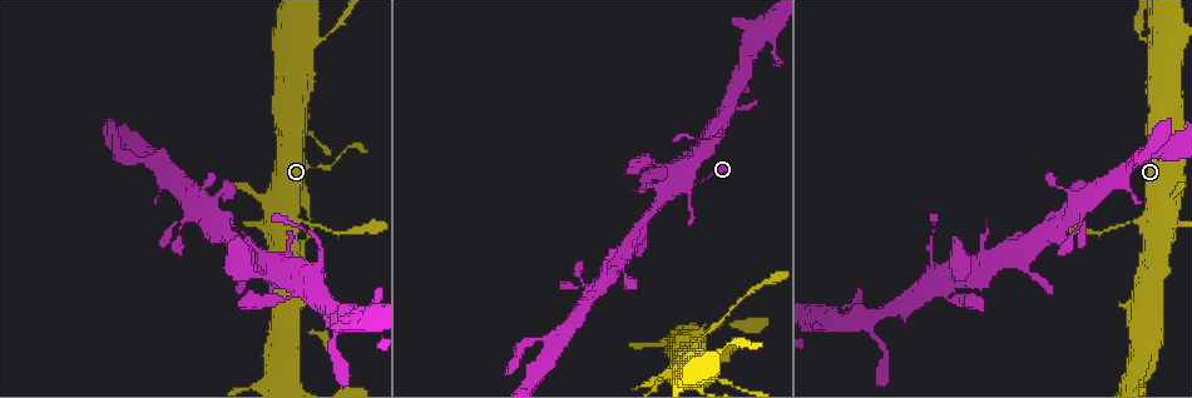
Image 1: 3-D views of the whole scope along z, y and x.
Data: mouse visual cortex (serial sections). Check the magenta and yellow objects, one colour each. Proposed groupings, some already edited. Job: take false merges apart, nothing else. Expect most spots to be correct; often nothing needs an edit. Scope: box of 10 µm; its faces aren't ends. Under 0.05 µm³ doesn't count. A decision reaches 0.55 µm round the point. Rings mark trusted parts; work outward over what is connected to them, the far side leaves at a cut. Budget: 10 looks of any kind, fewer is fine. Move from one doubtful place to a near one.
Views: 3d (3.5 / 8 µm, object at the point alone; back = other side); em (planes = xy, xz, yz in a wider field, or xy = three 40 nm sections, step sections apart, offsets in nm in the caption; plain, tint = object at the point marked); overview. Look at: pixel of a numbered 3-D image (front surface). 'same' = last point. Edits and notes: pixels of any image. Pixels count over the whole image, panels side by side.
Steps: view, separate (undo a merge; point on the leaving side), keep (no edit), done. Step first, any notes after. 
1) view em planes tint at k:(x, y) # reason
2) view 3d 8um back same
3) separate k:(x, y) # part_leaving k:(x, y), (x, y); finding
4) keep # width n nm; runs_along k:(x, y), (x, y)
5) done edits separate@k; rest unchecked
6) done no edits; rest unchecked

view 3d 3.5um at 1:(293, 219) # sharp bend

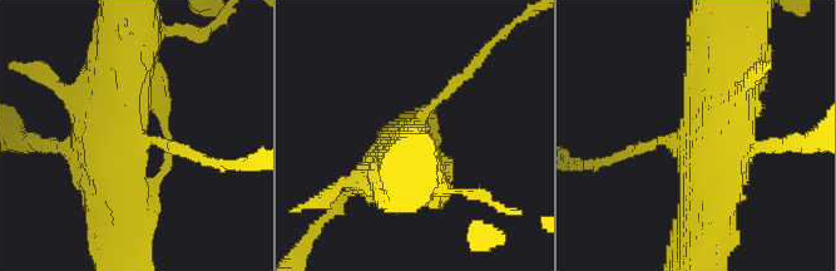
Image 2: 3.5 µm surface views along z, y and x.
view em xy step 5 plain at 2:(690, 141)

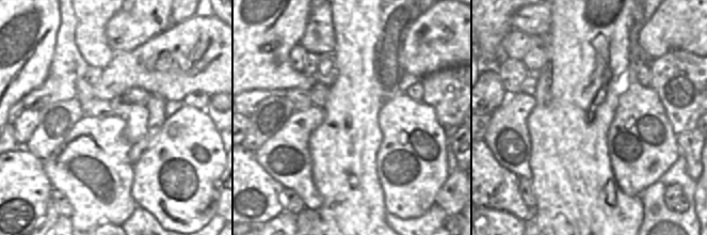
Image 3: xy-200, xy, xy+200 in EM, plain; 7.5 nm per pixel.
view em xy step 5 tint same

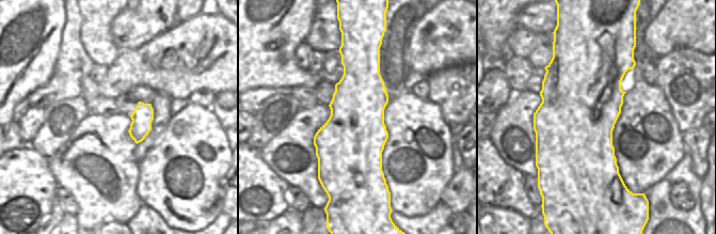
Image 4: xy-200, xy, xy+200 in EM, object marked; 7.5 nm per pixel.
keep # arm_widths 150, 500 nm; runs_along 2:(710, 63), (691, 139), (629, 152); all the same cell

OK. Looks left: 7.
view 3d 3.5um at 1:(976, 270) # side arm on a straight run

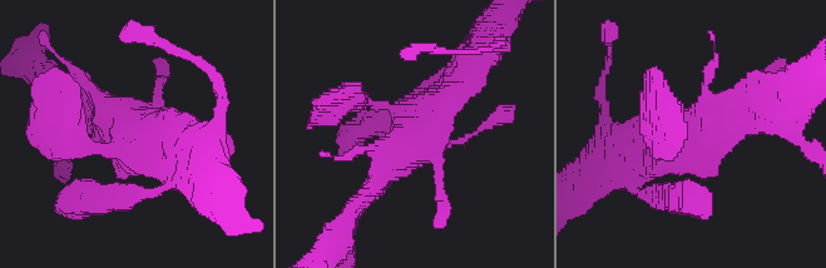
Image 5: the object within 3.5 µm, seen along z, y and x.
view em xy step 1 tint at 5:(426, 139)

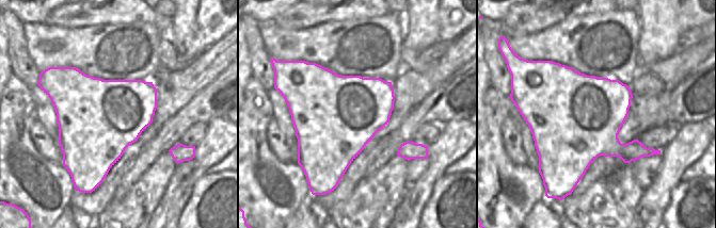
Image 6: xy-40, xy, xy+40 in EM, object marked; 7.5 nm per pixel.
keep # width 650 nm; runs_along 5:(495, 118), (441, 147), (414, 140), (371, 189); all the same cell

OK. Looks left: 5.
view 3d 3.5um at 1:(1081, 201) # narrows sharply

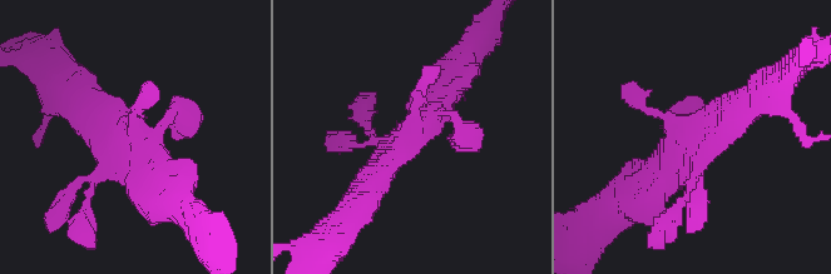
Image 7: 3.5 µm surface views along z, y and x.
view em xy step 1 tint at 7:(123, 143) # now the EM

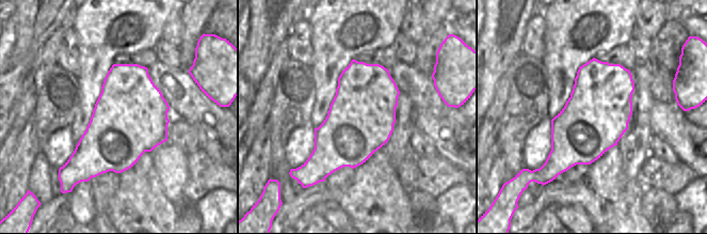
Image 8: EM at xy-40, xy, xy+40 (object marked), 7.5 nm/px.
keep # width 500 nm; runs_along 7:(646, 194), (689, 140), (751, 101); continuous, no second cell

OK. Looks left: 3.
view 3d 3.5um at 1:(1139, 36) # a narrow waist

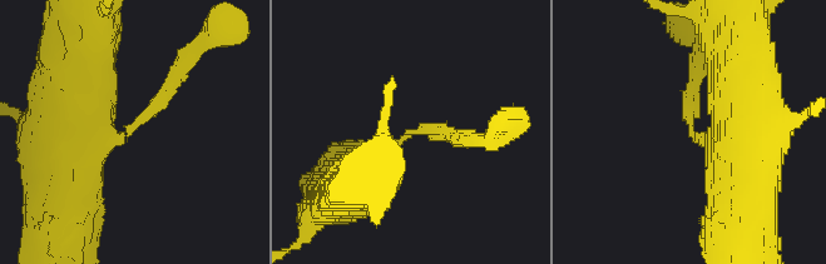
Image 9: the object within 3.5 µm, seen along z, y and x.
view em xy step 5 tint at 9:(414, 132) # arm_widths 150, 450 nm

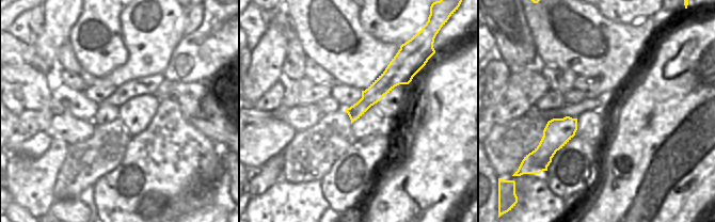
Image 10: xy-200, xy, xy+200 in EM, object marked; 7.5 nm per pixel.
keep # width 140 nm; runs_along 9:(88, 174), (183, 63); one cell here

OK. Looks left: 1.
done no edits; rest unchecked

